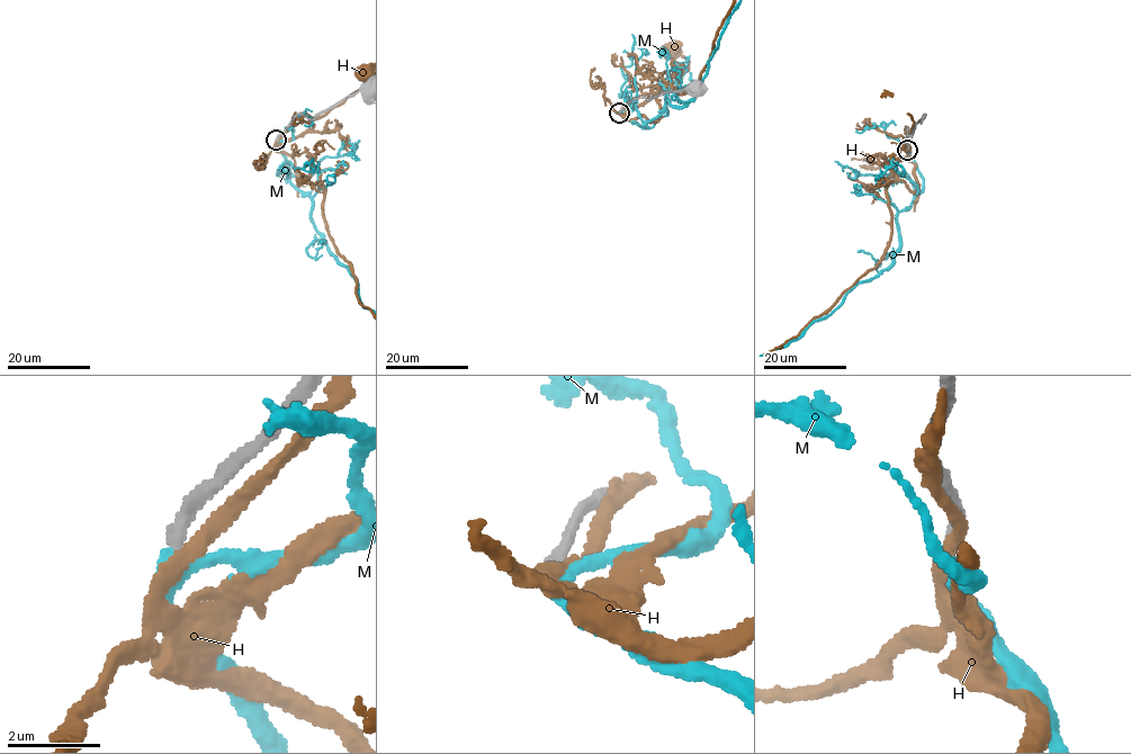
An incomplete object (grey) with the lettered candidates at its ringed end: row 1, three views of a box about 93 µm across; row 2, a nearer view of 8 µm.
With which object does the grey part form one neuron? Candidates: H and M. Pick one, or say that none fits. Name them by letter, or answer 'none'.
M

